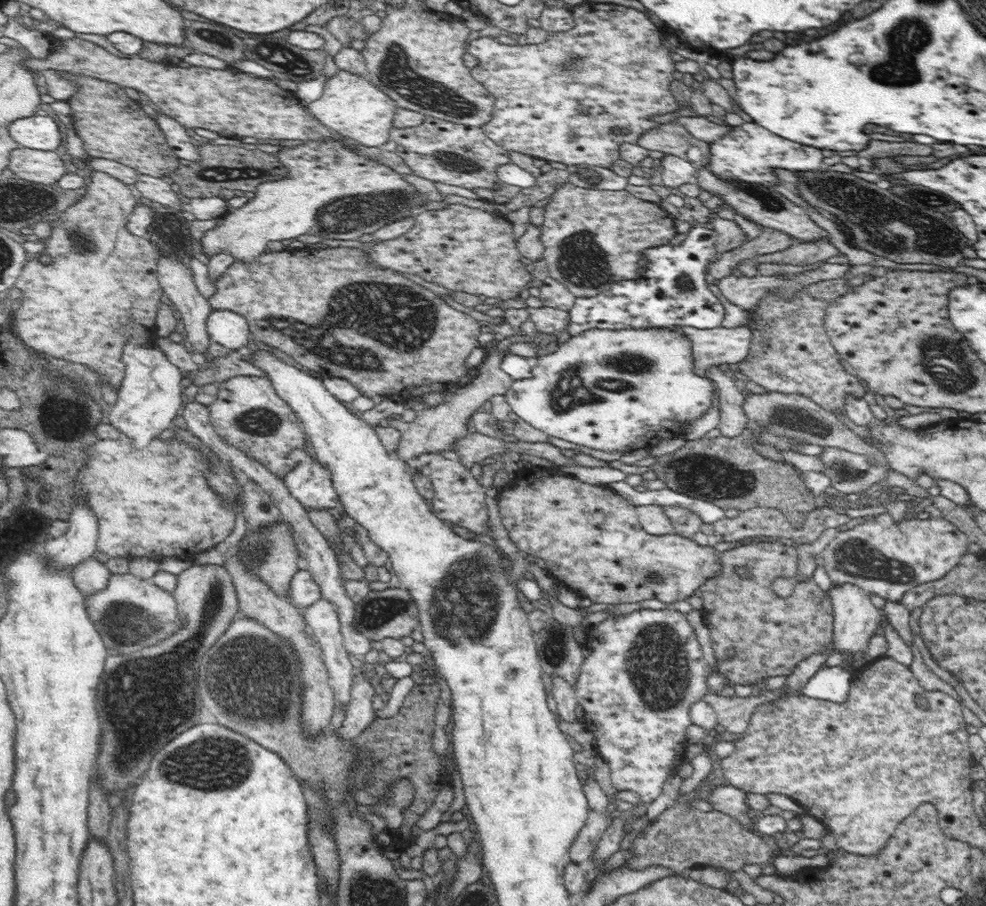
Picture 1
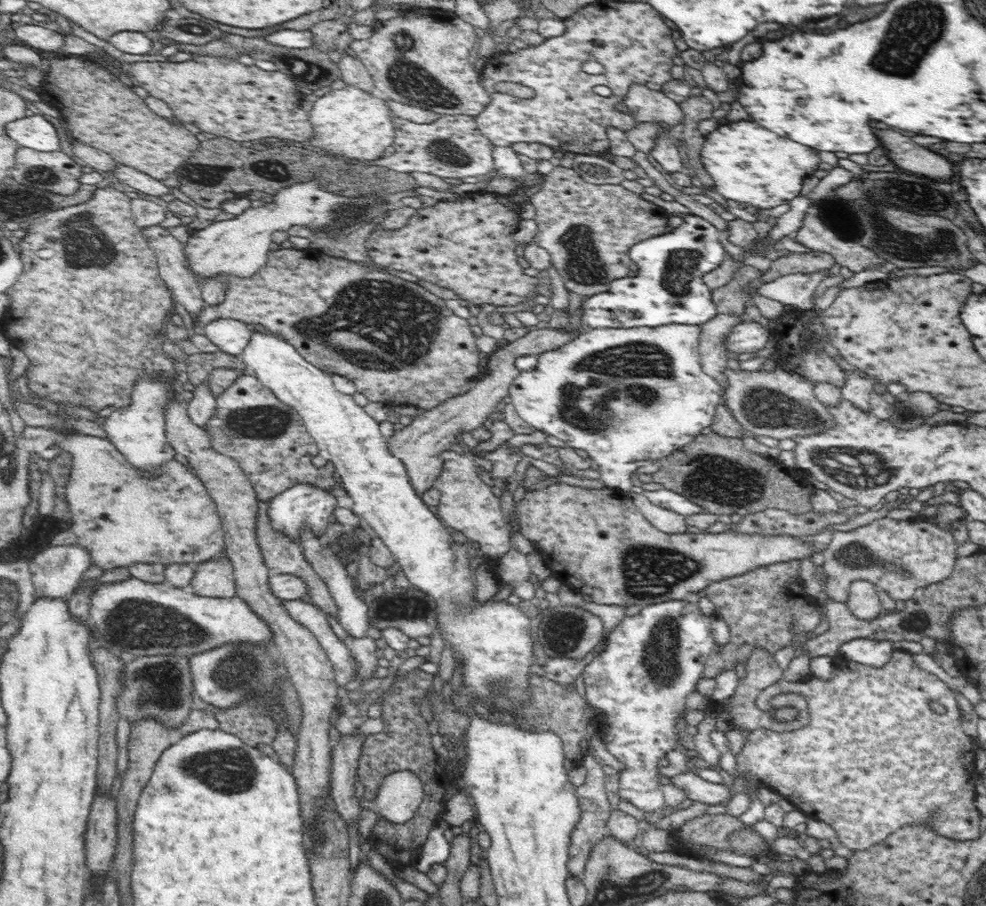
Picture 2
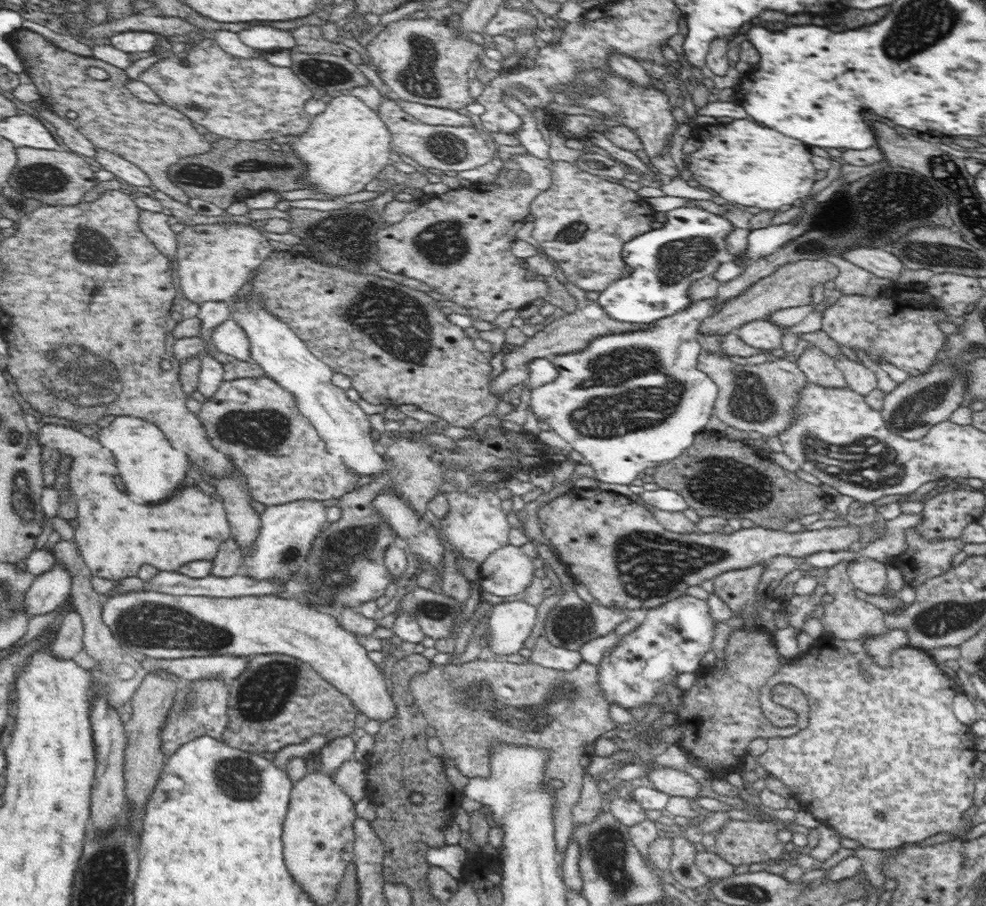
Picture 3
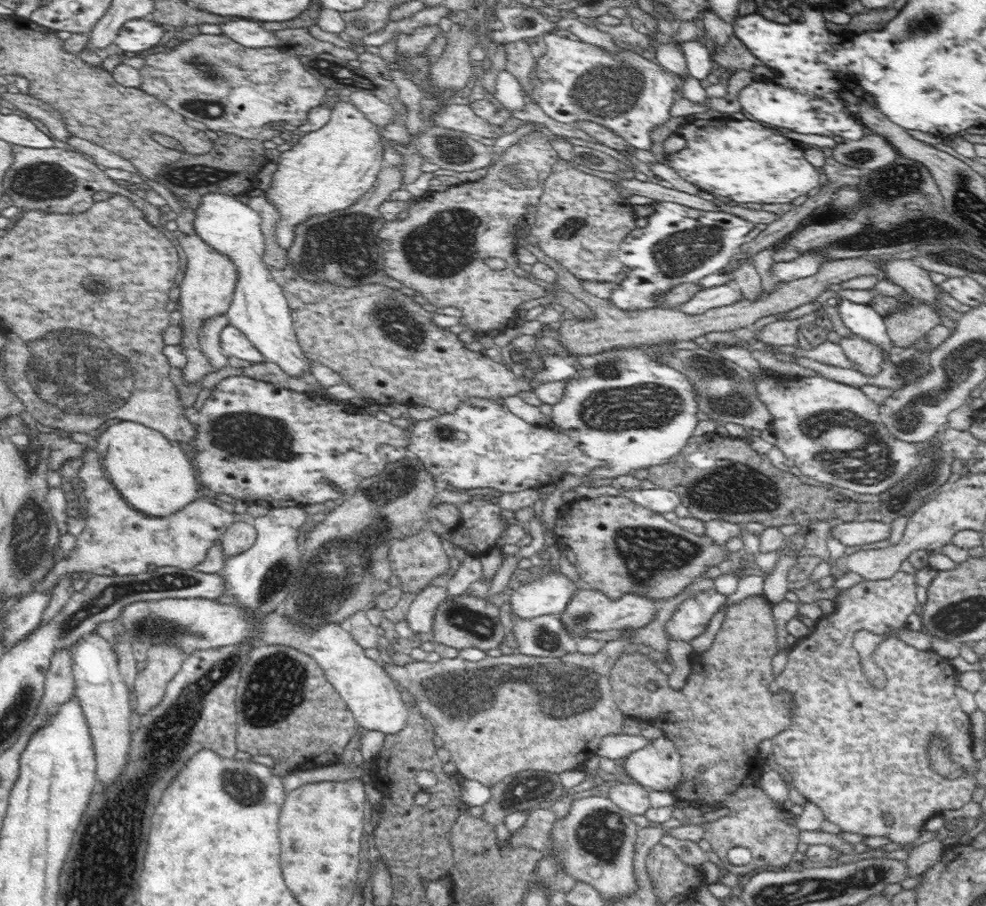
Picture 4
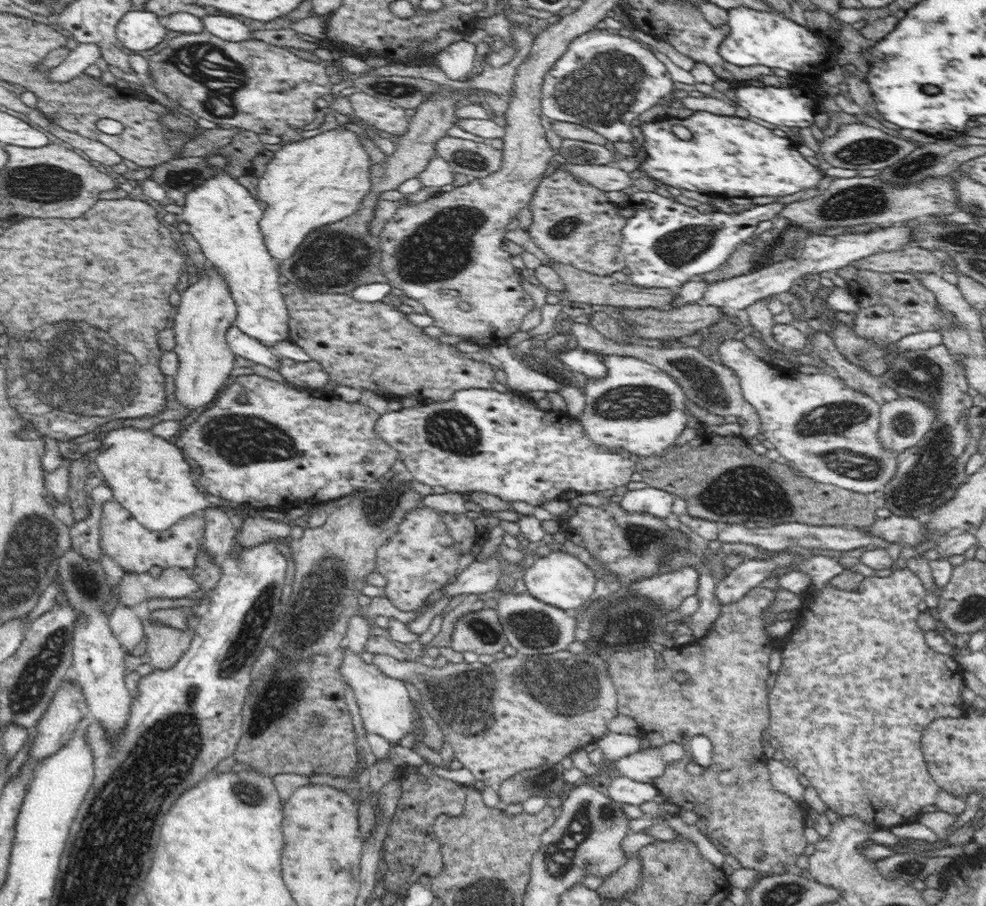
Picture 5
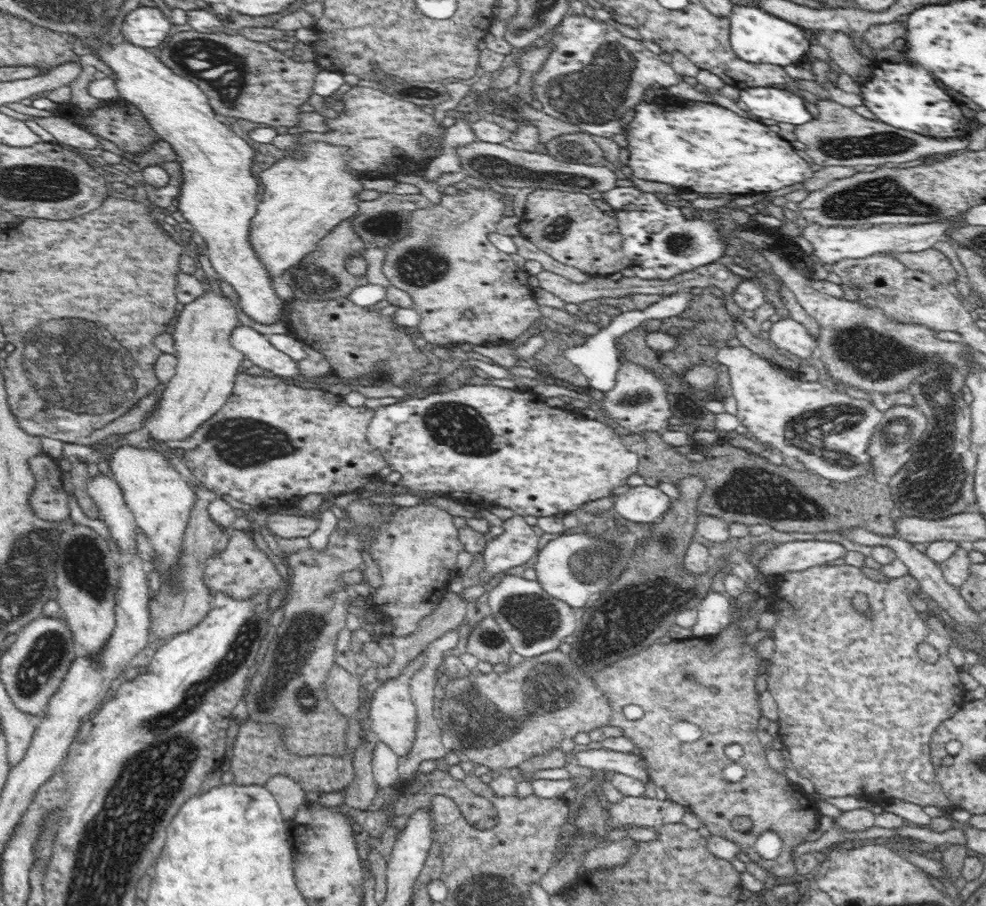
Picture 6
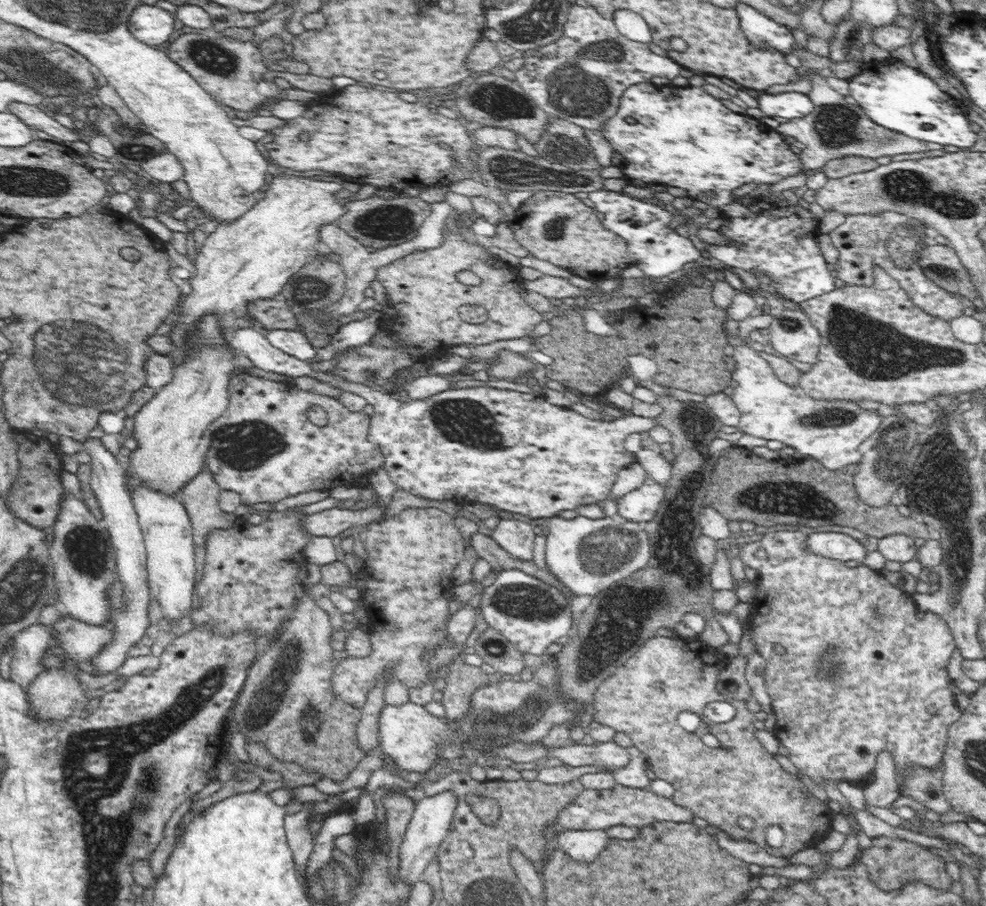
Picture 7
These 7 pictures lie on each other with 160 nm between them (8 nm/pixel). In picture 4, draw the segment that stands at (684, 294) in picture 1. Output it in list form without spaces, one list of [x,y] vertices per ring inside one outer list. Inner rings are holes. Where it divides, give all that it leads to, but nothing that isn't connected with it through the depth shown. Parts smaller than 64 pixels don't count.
[[[659,201],[659,203],[653,203],[654,211],[652,214],[647,216],[647,218],[642,222],[642,224],[636,228],[636,230],[632,230],[626,239],[621,243],[618,259],[622,261],[623,266],[628,267],[626,279],[621,283],[621,288],[617,289],[615,292],[611,293],[611,302],[621,310],[625,312],[634,312],[634,310],[648,310],[648,308],[664,308],[662,305],[658,305],[658,301],[656,301],[656,296],[662,296],[662,294],[666,294],[668,290],[672,290],[674,286],[679,286],[679,284],[684,283],[697,283],[702,280],[706,276],[710,274],[720,273],[726,266],[730,265],[732,258],[735,256],[736,251],[742,244],[746,243],[745,237],[749,232],[752,232],[756,225],[752,222],[749,222],[746,219],[742,219],[738,217],[738,215],[730,214],[728,210],[724,211],[716,211],[716,212],[706,212],[706,210],[688,208],[688,206],[682,206],[682,204],[678,204],[670,201]]]

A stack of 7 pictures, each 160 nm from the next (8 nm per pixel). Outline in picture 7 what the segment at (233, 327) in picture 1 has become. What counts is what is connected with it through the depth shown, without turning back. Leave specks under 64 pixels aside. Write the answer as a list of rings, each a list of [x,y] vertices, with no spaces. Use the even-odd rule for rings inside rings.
[[[241,326],[234,330],[228,336],[228,344],[230,344],[236,351],[250,359],[252,363],[259,369],[266,372],[276,373],[276,375],[285,375],[290,378],[298,377],[312,377],[320,382],[325,382],[330,386],[337,387],[343,391],[352,392],[352,394],[358,394],[367,400],[367,404],[372,404],[374,413],[371,416],[367,439],[378,445],[381,453],[384,457],[383,467],[388,471],[392,482],[396,484],[397,488],[407,490],[414,496],[420,496],[420,498],[430,498],[432,500],[444,500],[458,498],[468,498],[470,503],[482,503],[490,504],[492,507],[497,507],[499,510],[522,515],[522,517],[530,517],[533,520],[541,520],[542,518],[557,517],[562,510],[574,510],[577,506],[588,506],[588,504],[599,504],[602,500],[606,499],[613,489],[614,483],[618,478],[618,473],[624,468],[630,466],[636,462],[635,454],[629,452],[624,448],[624,440],[626,436],[632,434],[632,432],[641,433],[649,431],[656,425],[660,425],[655,418],[646,418],[642,416],[636,416],[627,413],[625,417],[619,417],[611,421],[598,421],[590,418],[586,418],[579,413],[576,413],[571,408],[558,407],[550,402],[546,401],[543,396],[532,393],[522,393],[514,390],[498,389],[488,386],[470,387],[461,389],[448,389],[444,392],[439,392],[430,396],[430,398],[424,398],[424,400],[414,400],[409,398],[403,398],[396,400],[390,397],[390,393],[383,390],[376,391],[369,386],[359,384],[358,382],[348,382],[338,375],[331,374],[331,372],[315,372],[311,366],[306,364],[305,361],[290,356],[286,352],[282,352],[279,348],[272,346],[269,340],[264,337],[260,332],[247,326]]]

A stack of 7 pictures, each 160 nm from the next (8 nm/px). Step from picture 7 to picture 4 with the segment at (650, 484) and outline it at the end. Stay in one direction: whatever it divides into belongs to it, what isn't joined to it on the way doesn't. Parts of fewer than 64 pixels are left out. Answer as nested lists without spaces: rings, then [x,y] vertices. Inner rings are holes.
[[[628,488],[625,497],[665,517],[672,517],[674,508],[681,504],[681,498],[678,496],[678,493],[659,488]]]

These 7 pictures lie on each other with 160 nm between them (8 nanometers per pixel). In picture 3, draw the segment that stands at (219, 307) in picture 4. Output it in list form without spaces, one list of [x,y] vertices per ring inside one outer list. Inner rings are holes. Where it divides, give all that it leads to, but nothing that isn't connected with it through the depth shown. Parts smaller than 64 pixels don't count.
[[[198,224],[177,234],[178,277],[180,288],[191,303],[227,303],[248,282],[250,273],[260,267],[274,251],[269,239],[263,238],[260,226],[230,224]]]

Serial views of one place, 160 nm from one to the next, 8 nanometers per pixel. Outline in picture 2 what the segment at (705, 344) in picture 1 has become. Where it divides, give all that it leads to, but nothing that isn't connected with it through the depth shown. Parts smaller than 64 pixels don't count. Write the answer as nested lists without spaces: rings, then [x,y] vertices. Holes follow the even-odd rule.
[[[740,322],[726,334],[726,349],[731,352],[742,354],[744,352],[757,352],[762,350],[768,342],[771,332],[764,328],[763,325],[752,322]]]

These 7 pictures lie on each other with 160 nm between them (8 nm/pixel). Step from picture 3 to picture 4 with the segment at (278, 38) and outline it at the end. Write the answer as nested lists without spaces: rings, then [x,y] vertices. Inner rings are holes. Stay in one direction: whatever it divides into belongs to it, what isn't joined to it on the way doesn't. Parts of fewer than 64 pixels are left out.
[[[230,20],[220,24],[222,34],[232,38],[234,42],[248,46],[248,48],[264,48],[264,46],[278,46],[280,40],[274,38],[272,32],[260,28],[252,20]]]

